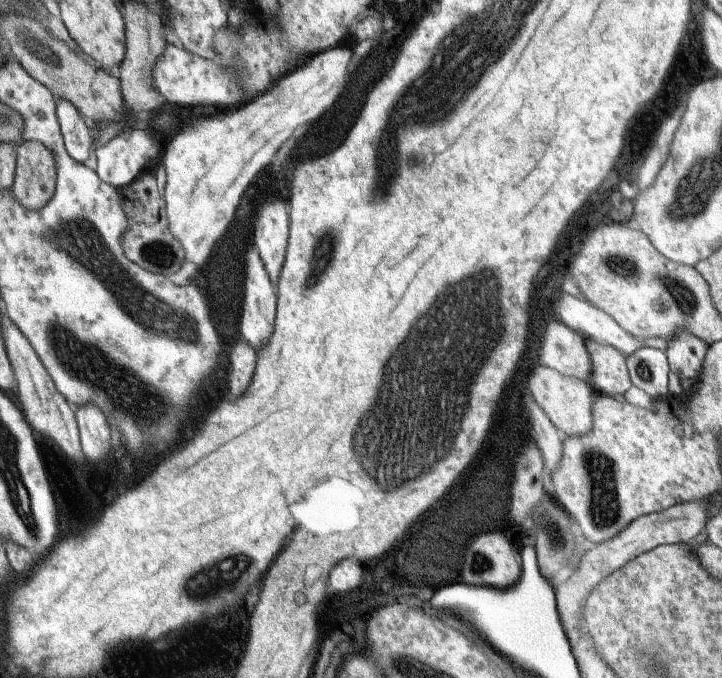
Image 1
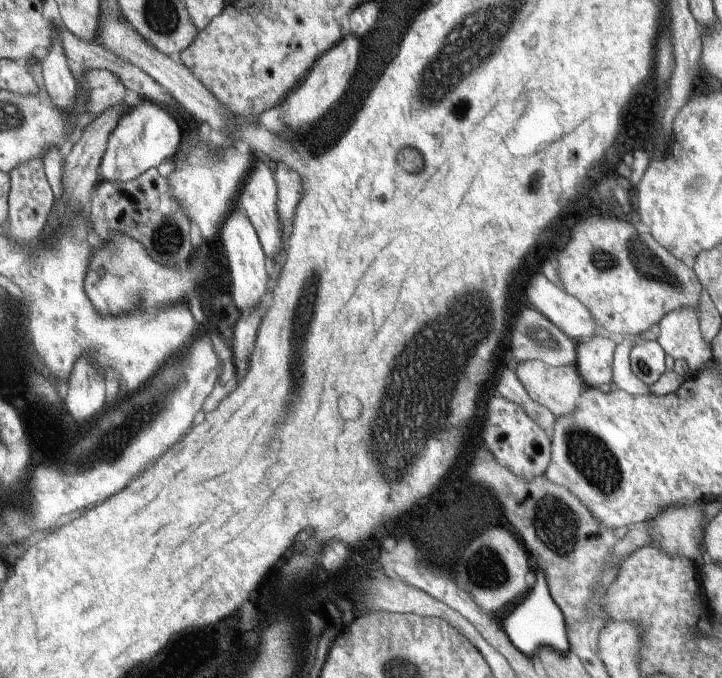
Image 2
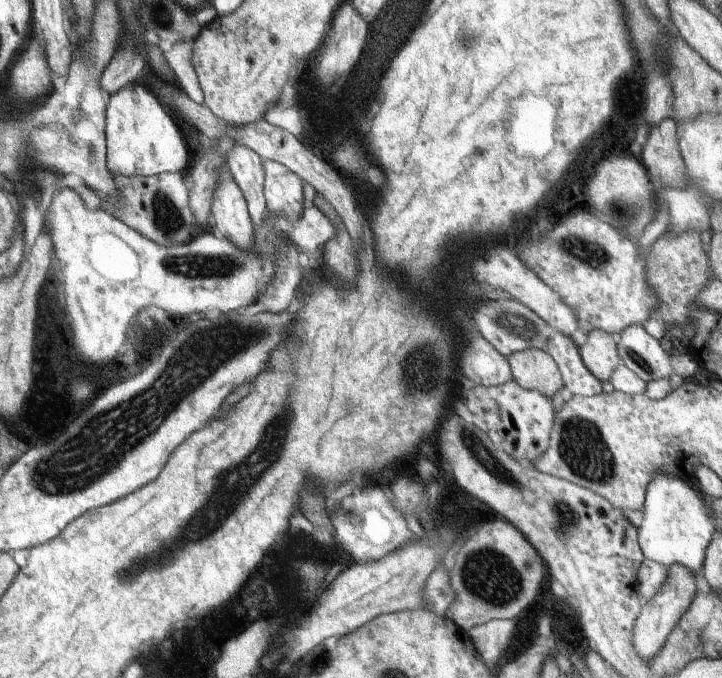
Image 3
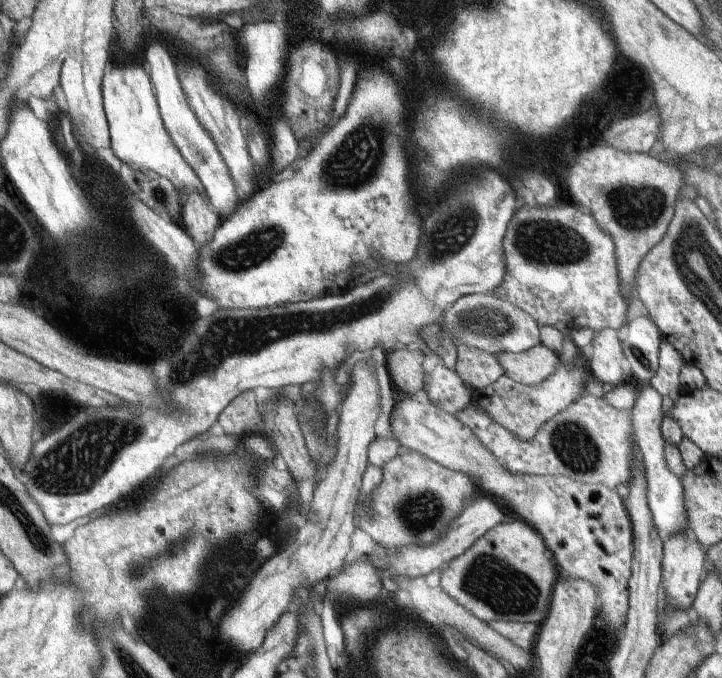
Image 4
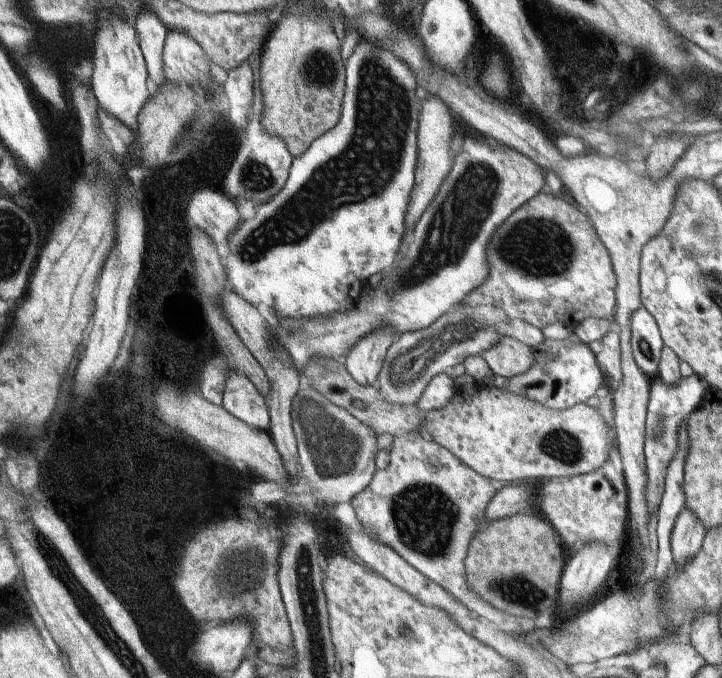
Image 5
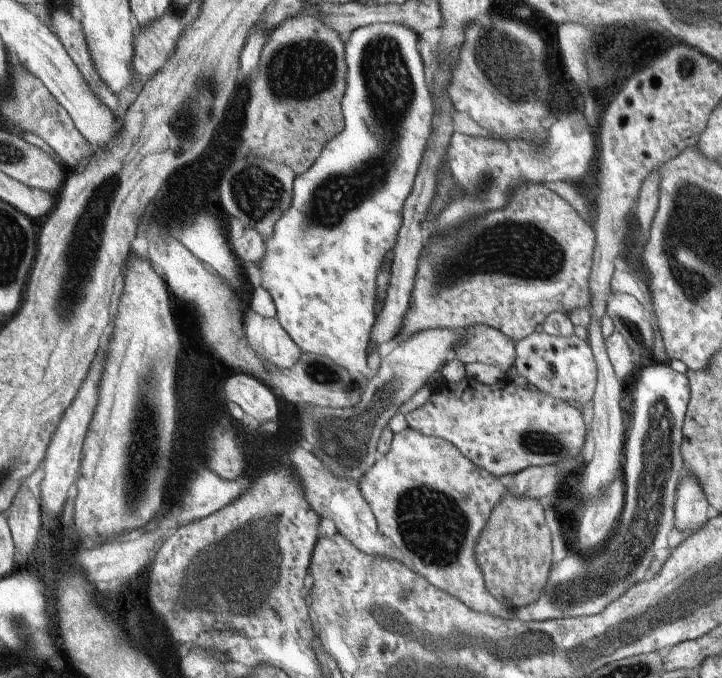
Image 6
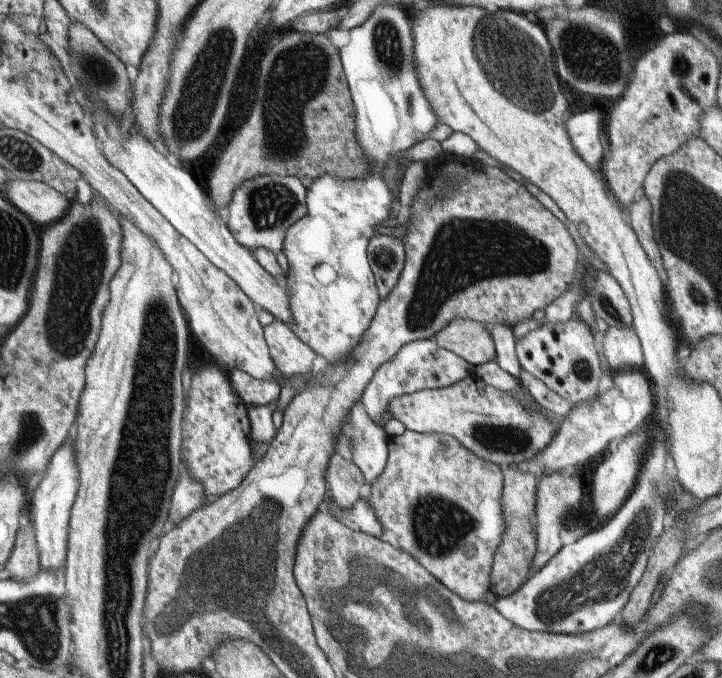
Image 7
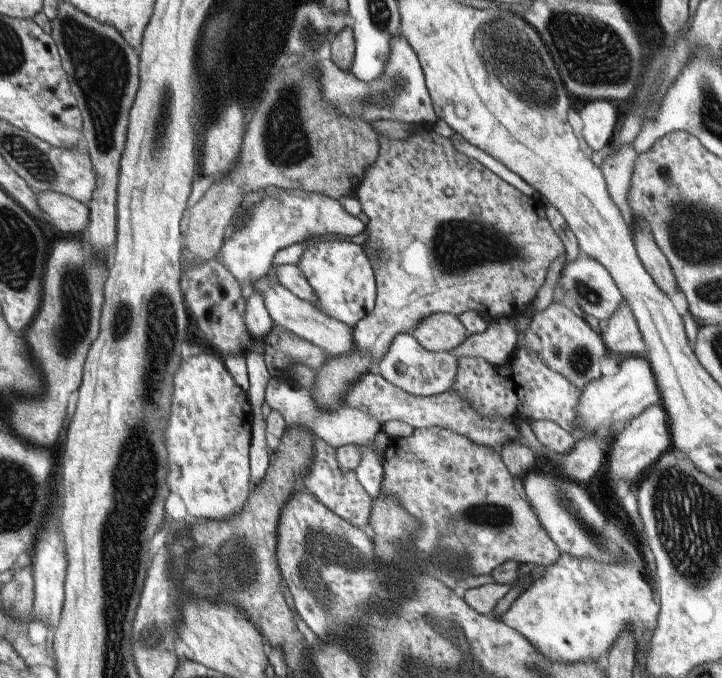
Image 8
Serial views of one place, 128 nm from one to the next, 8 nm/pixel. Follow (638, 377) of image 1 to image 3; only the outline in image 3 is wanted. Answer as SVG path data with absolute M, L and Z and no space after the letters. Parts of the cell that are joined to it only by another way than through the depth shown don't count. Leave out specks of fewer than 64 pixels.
M631 324L618 335L616 343L620 361L643 382L677 373L693 376L696 360L689 356L669 358L659 347L659 341L649 335L641 324Z

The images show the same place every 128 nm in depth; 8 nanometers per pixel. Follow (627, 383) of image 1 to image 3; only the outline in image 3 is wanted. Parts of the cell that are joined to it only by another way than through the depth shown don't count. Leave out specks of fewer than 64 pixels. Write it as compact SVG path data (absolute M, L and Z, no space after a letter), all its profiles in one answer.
M599 329L590 330L586 335L583 346L578 348L581 362L599 382L605 382L620 363L616 342L612 335Z

